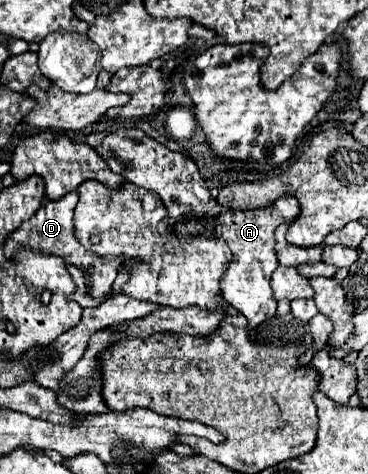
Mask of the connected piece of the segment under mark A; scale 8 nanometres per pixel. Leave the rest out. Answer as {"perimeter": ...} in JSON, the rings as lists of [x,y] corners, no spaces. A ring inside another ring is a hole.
{"perimeter":[[[280,196],[266,208],[254,208],[250,212],[222,212],[218,218],[182,218],[176,224],[176,230],[182,234],[210,234],[220,236],[226,240],[232,252],[232,262],[228,262],[226,274],[222,276],[222,294],[226,302],[230,302],[242,316],[248,318],[248,328],[256,328],[266,318],[276,314],[276,300],[272,296],[270,278],[272,272],[278,268],[278,258],[274,254],[274,232],[280,224],[298,218],[300,206],[294,196]]]}

